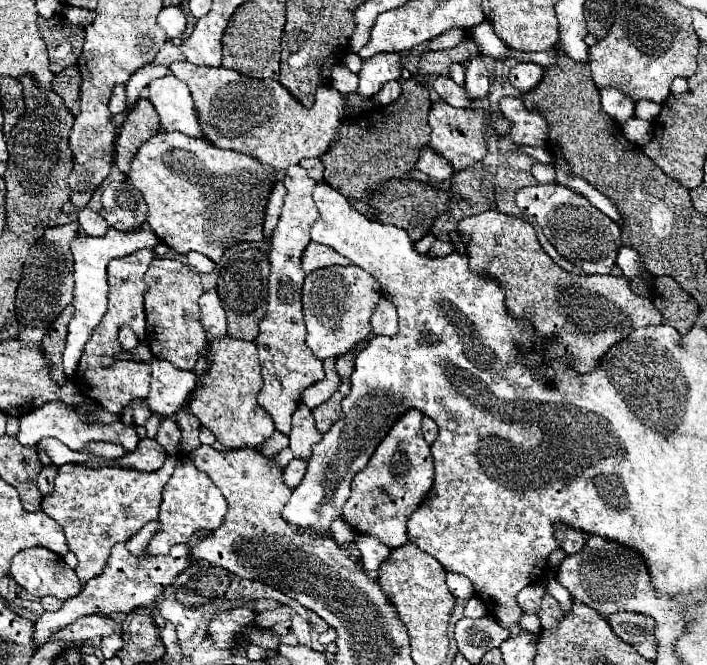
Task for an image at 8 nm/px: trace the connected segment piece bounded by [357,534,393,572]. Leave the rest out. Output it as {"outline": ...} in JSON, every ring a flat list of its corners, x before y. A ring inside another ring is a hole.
{"outline":[[359,534,359,548,363,550,363,566,367,570,377,572,383,562,389,560,389,554,393,552,393,546,387,546,379,542,379,538,371,538,369,534]]}

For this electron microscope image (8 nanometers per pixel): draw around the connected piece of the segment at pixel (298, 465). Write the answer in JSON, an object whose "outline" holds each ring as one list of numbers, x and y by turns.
{"outline":[[293,458,289,462,289,466,285,468,283,472,283,482,289,486,289,488,295,488,301,484,303,476,305,476,305,470,307,470,307,460,301,460,301,458]]}

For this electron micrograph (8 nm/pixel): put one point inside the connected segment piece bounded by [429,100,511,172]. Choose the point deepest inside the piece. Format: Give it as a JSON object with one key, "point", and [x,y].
{"point":[460,136]}

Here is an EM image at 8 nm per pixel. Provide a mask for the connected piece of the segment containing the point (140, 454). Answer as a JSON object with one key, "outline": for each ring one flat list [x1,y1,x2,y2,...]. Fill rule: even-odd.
{"outline":[[143,438,137,444,137,448,121,460,121,464,123,464,123,468,135,468,141,472,155,472,163,466,165,458,167,458,167,452,163,450,161,444,157,444,157,440]]}

